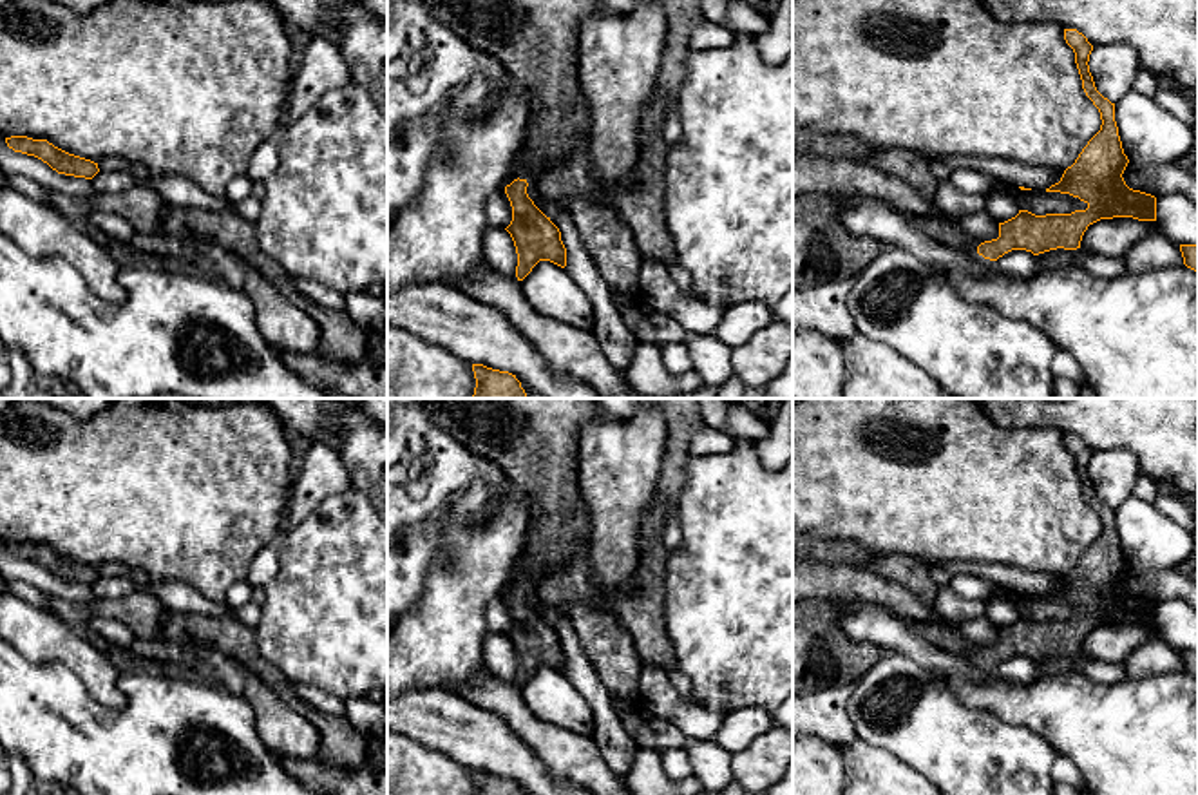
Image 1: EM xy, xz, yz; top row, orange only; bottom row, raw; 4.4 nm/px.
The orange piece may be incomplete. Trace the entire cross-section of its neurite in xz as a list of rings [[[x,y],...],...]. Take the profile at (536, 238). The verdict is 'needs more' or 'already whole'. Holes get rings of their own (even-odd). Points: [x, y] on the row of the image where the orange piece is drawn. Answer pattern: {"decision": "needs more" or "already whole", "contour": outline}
{"decision": "needs more", "contour": [[[422,0],[433,16],[456,31],[483,54],[498,58],[516,83],[530,92],[528,125],[505,194],[512,206],[512,221],[505,228],[516,246],[516,277],[523,281],[539,261],[566,266],[566,248],[559,228],[528,197],[528,179],[536,181],[552,159],[563,159],[590,139],[590,110],[577,76],[577,31],[583,18],[608,7],[601,0]]]}

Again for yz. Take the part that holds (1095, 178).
{"decision": "needs more", "contour": [[[1064,29],[1064,40],[1075,53],[1082,89],[1098,109],[1102,125],[1075,163],[1064,170],[1060,181],[1046,192],[1070,194],[1084,201],[1088,208],[1046,216],[1019,210],[1015,217],[999,223],[997,239],[984,243],[966,234],[957,221],[946,216],[912,217],[910,221],[919,232],[950,248],[997,261],[1012,250],[1026,250],[1033,255],[1057,248],[1077,250],[1088,226],[1100,219],[1156,221],[1156,197],[1129,188],[1122,177],[1129,159],[1118,136],[1115,103],[1097,91],[1089,72],[1088,62],[1093,45],[1077,29]]]}

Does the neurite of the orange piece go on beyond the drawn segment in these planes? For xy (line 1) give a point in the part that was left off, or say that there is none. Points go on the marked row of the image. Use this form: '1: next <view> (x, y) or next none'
1: next none

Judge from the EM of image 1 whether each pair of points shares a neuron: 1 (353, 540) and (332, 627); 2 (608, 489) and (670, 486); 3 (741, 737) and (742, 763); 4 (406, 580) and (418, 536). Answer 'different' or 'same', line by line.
1: same
2: different
3: different
4: same

